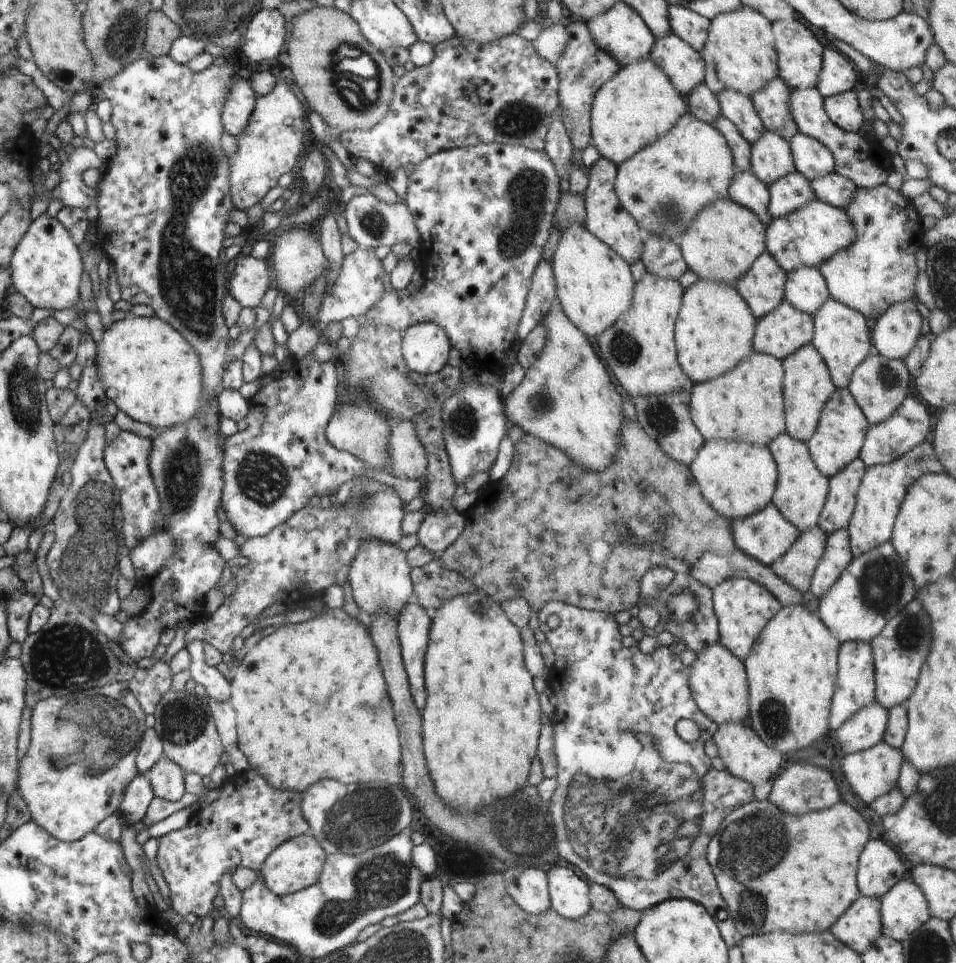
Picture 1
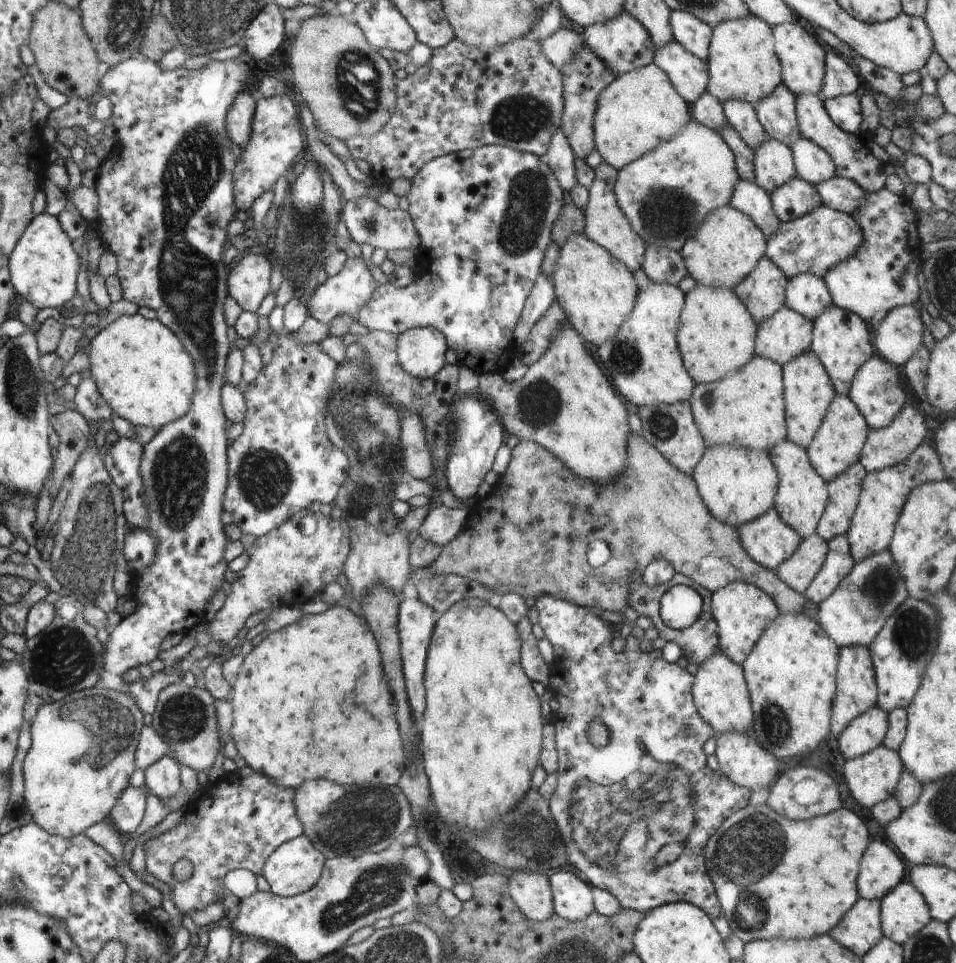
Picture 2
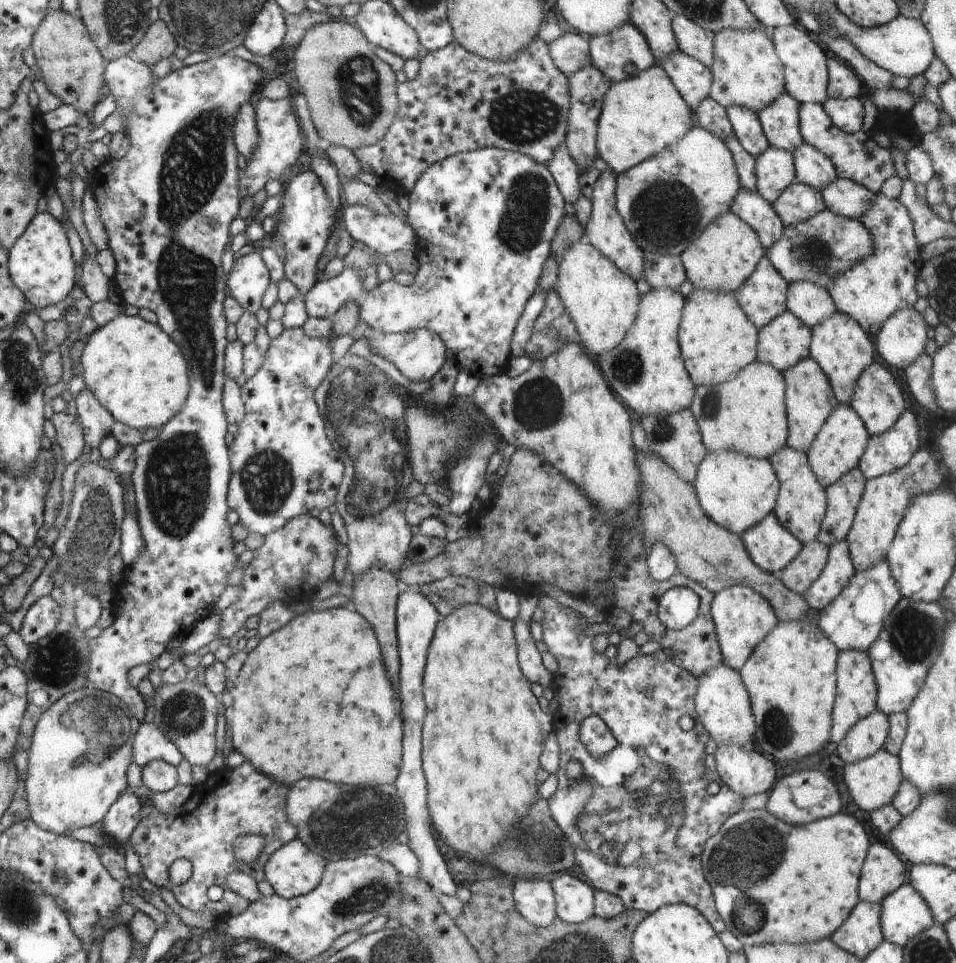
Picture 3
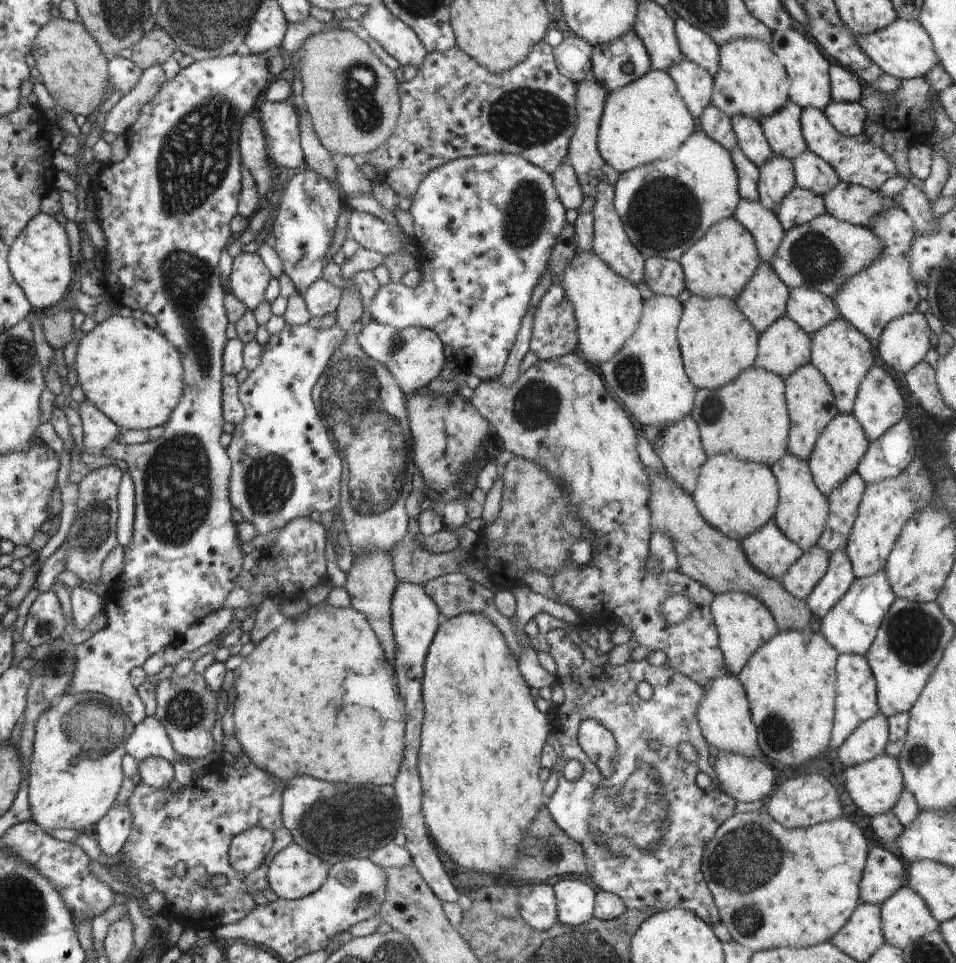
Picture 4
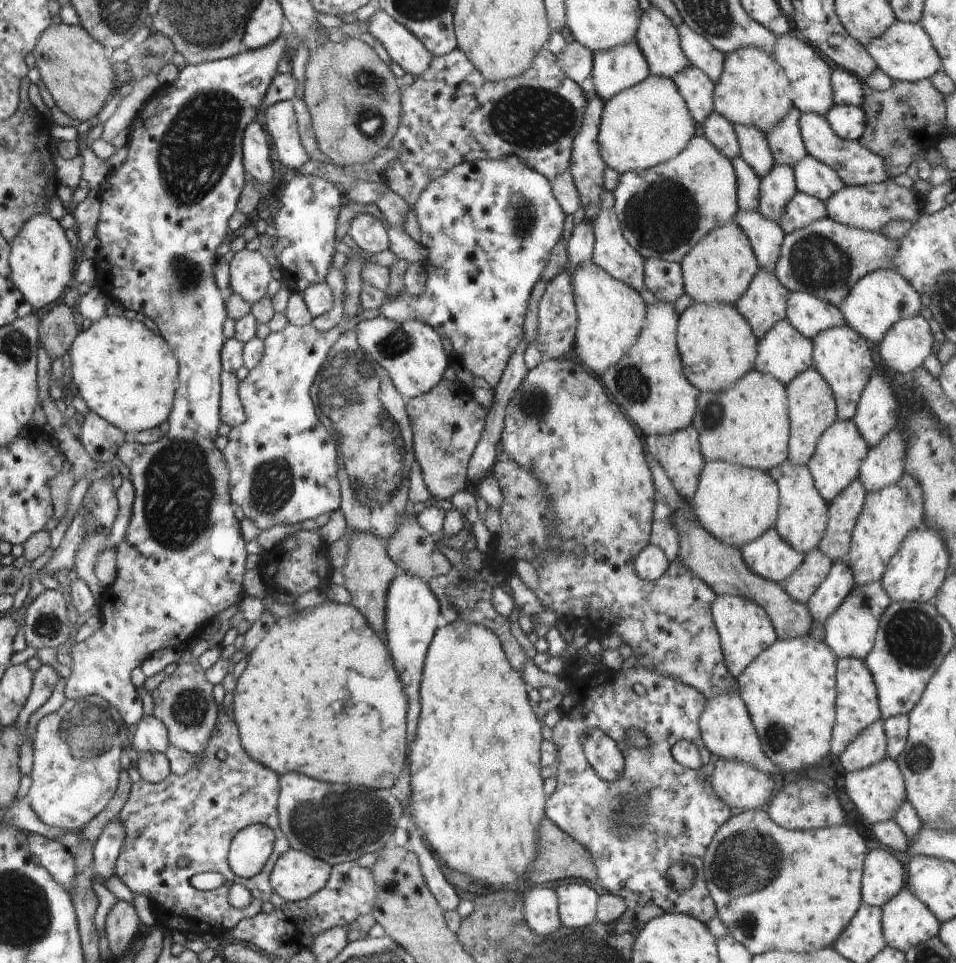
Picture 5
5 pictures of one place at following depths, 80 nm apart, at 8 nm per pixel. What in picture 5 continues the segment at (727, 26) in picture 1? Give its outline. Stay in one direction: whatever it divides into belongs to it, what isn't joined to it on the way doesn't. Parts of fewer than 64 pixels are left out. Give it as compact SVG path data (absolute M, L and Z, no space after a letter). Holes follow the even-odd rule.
M746 46L724 55L722 74L713 91L714 111L724 116L732 125L754 126L762 132L770 132L786 114L790 113L792 102L789 97L790 82L784 68L774 56L760 48Z

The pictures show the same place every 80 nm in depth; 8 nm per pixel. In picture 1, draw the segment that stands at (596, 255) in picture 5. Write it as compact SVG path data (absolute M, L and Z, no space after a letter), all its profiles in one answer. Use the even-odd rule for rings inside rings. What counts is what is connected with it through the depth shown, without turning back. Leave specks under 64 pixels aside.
M602 156L591 166L589 183L583 194L586 209L584 226L590 234L597 236L605 245L615 250L624 262L631 266L641 260L648 232L642 230L634 218L621 207L620 199L614 190L616 175L617 166Z

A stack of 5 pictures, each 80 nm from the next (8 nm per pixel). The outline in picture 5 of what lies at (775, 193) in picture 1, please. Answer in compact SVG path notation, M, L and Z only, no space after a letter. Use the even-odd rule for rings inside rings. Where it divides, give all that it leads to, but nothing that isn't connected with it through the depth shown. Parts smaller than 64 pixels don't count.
M797 191L786 204L779 226L786 234L825 217L827 217L827 211L824 201Z

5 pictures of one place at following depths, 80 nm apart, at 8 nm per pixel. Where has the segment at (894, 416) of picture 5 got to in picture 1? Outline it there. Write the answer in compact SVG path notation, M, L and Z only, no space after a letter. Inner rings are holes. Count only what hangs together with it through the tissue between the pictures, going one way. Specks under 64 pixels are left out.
M876 352L868 355L854 370L847 389L870 425L884 422L909 394L910 373L904 361L889 359Z

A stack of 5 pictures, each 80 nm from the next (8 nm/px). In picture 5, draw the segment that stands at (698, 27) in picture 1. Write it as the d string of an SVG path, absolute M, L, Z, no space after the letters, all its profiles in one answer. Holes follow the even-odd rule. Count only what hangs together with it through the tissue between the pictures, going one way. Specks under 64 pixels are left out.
M685 23L676 26L676 30L679 34L680 47L688 58L689 65L702 70L712 82L718 82L724 65L723 53Z

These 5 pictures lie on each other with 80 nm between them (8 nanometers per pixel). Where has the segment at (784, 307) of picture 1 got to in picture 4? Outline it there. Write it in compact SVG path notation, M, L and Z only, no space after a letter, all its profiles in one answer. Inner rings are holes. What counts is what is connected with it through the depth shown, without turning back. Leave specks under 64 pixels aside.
M787 315L759 334L755 368L764 368L786 379L811 360L811 336Z

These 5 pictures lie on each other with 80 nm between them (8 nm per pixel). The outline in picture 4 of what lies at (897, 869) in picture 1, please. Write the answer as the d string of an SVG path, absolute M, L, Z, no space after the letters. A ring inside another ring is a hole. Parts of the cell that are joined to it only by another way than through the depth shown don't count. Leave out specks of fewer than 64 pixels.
M876 846L869 850L860 882L861 903L882 905L907 884L907 871L894 854Z

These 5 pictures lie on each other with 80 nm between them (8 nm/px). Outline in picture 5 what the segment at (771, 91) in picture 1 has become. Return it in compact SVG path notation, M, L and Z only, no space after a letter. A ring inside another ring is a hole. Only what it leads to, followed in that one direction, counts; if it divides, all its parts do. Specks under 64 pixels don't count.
M792 106L790 113L786 114L770 132L765 133L775 163L793 168L796 162L807 156L800 133L801 114L798 108Z

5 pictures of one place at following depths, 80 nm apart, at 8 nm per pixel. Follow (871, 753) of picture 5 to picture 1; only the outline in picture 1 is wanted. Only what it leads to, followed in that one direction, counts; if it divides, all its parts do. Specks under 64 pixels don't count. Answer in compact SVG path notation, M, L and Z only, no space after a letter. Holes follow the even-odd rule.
M874 702L855 712L834 732L844 754L859 753L878 744L888 726L888 711Z

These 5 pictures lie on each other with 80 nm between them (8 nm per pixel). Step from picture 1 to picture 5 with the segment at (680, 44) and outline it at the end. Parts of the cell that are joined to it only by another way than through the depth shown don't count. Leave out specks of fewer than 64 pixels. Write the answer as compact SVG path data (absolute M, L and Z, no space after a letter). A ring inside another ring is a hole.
M686 66L682 72L674 74L673 79L678 93L695 123L700 127L706 116L714 111L713 91L715 83L698 68Z

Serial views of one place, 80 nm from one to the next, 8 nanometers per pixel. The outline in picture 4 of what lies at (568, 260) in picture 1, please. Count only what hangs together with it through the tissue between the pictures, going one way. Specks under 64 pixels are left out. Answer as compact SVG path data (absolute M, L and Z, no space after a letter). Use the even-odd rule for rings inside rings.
M593 250L576 254L557 281L572 304L577 322L578 348L584 360L598 366L607 362L638 328L643 299L637 286L616 274Z

